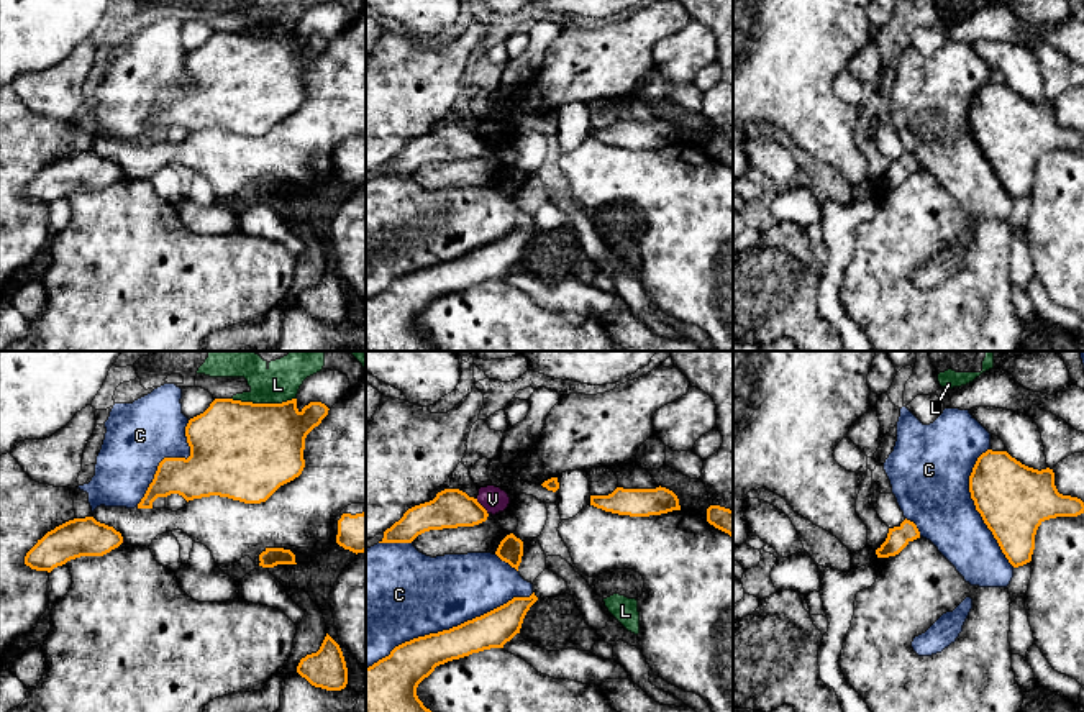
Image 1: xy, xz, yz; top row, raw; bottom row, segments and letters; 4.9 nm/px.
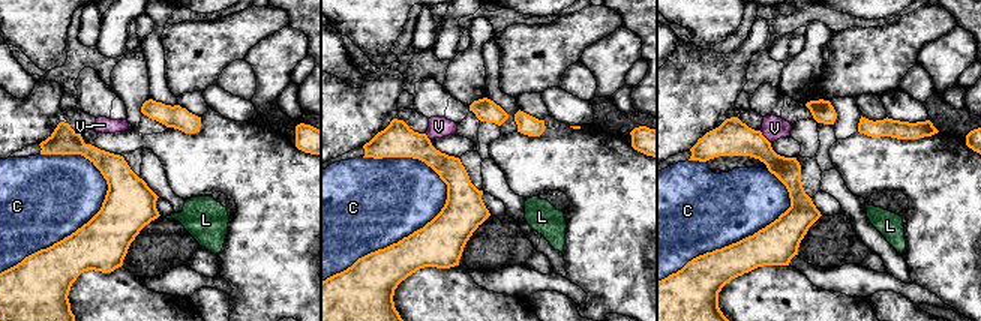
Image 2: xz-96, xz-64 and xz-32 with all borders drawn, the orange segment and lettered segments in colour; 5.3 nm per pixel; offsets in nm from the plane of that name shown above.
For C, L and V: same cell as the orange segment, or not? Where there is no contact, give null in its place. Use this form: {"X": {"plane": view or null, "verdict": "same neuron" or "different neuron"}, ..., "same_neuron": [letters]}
{"C": {"plane": "xz", "verdict": "different neuron"}, "L": {"plane": "xy", "verdict": "different neuron"}, "V": {"plane": "xz", "verdict": "different neuron"}, "same_neuron": []}

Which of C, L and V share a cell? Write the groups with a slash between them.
C / L / V

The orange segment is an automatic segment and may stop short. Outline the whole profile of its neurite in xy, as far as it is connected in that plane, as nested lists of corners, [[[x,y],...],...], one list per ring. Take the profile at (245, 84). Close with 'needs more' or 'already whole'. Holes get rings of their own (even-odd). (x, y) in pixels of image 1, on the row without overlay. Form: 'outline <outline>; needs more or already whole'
outline [[[215,31],[185,59],[190,89],[164,90],[138,141],[153,141],[157,130],[220,128],[244,136],[266,135],[305,100],[307,67],[328,48],[321,34],[302,43],[297,31],[253,36]]]; already whole

